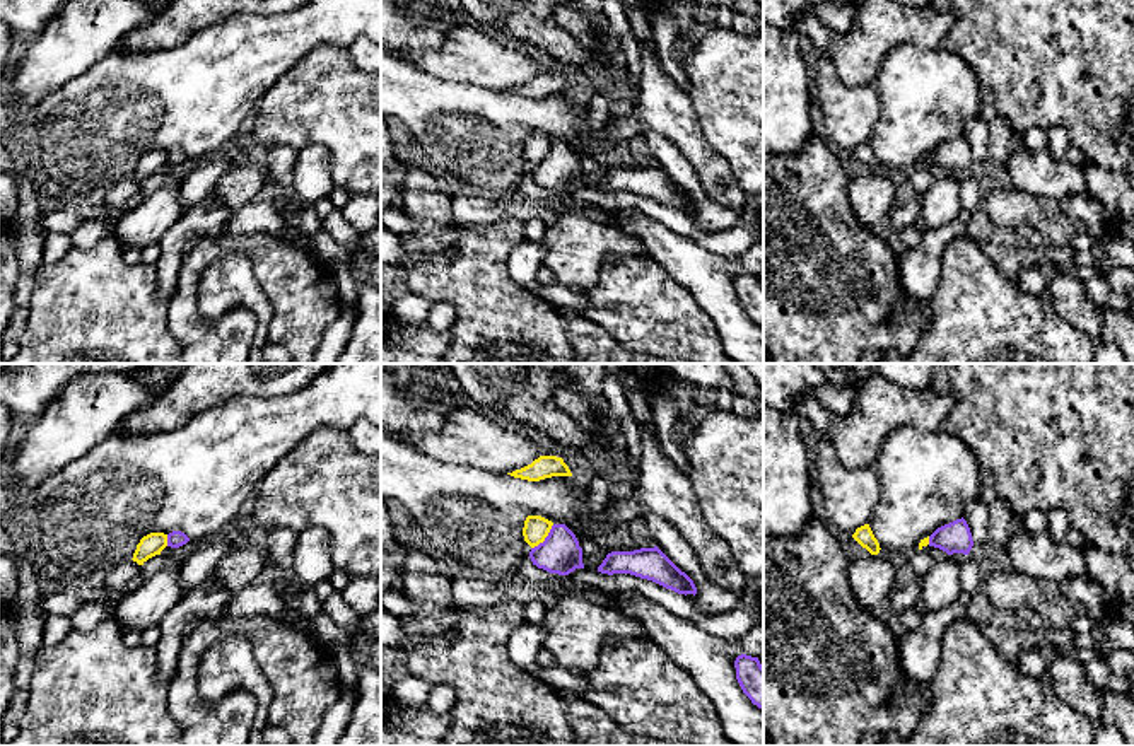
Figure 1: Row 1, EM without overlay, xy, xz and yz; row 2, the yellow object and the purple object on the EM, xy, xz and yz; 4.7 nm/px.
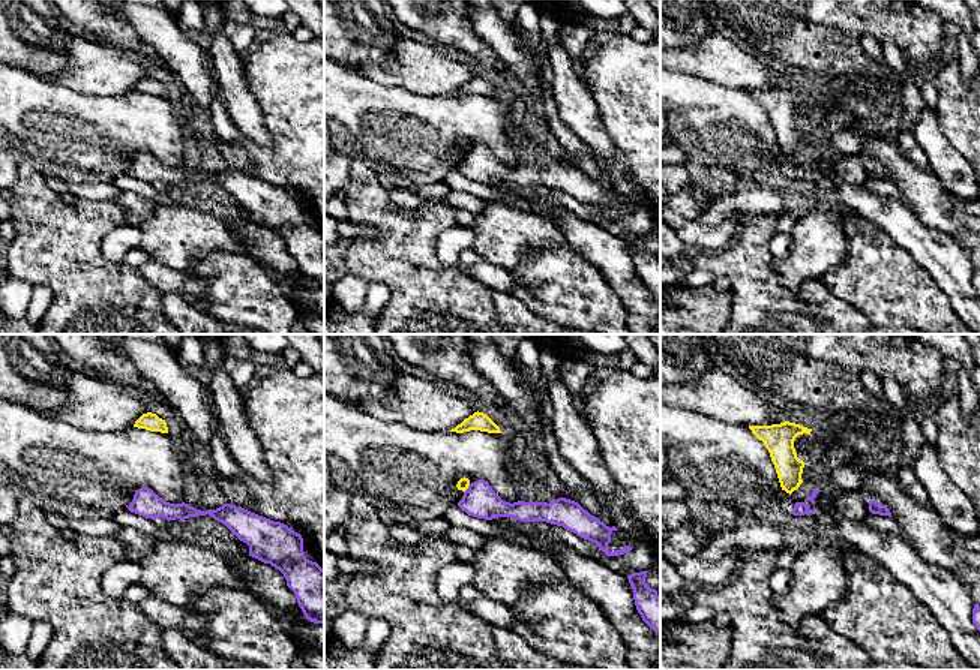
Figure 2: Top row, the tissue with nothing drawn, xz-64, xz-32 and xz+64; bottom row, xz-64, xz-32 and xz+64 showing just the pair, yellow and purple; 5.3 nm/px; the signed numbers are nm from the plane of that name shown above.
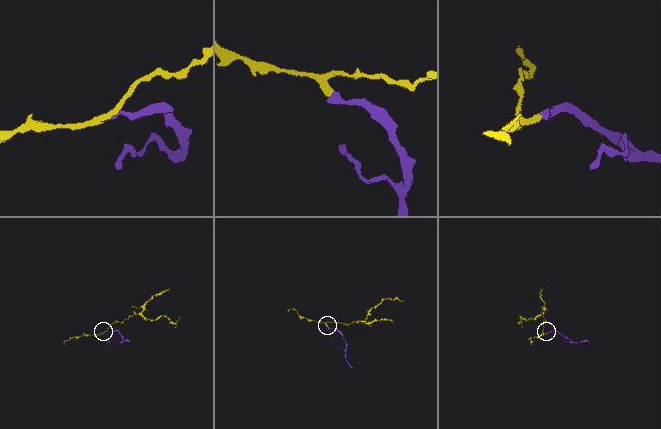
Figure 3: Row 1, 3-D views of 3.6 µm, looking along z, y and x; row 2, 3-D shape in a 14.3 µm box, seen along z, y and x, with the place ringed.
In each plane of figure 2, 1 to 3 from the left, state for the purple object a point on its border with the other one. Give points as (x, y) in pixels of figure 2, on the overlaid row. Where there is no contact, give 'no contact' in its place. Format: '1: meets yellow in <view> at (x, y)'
1: no contact
2: meets yellow in xz-32 at (467, 487)
3: no contact

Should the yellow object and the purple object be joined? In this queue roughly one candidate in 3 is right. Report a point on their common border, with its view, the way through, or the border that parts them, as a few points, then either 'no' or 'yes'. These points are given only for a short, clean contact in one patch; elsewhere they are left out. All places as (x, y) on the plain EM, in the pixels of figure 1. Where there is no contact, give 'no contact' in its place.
meets yellow in xz at (545, 154); border along xz (554, 142), (549, 152), (531, 166); no

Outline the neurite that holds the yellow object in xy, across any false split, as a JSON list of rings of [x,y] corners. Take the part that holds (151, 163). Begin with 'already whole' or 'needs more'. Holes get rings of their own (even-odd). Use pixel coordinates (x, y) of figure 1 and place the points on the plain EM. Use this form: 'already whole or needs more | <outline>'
already whole | [[[150,150],[140,157],[132,178],[137,179],[138,183],[143,183],[149,176],[161,172],[161,169],[166,164],[167,164],[167,152]]]

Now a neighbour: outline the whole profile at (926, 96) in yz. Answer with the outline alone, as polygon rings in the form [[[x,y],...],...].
[[[897,44],[874,82],[880,113],[869,145],[881,167],[917,167],[938,145],[962,137],[965,121],[980,113],[977,73],[943,48]]]

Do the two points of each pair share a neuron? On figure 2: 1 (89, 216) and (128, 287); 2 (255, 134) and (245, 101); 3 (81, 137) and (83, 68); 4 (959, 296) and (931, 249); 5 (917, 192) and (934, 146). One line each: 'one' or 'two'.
1: one
2: one
3: two
4: one
5: two

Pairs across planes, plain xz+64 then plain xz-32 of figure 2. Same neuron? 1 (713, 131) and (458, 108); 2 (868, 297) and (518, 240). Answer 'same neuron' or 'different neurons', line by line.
1: same neuron
2: different neurons

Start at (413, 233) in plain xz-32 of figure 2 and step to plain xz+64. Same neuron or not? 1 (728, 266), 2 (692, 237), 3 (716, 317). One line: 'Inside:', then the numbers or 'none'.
Inside: 1

